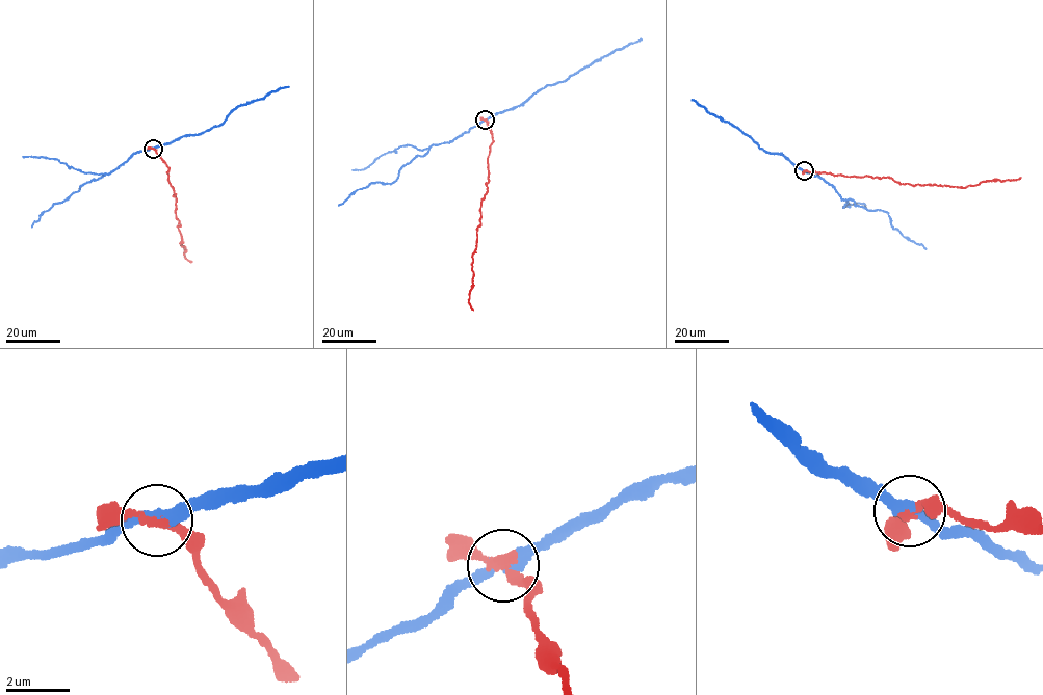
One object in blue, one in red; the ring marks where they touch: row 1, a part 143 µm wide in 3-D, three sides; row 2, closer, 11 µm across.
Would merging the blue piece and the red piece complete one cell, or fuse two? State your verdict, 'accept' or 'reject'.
reject

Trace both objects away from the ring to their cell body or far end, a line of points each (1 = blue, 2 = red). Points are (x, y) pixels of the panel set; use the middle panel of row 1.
1: (485, 119), (450, 141), (433, 145), (424, 155), (416, 156), (391, 183), (369, 183), (338, 205)
2: (485, 119), (493, 140), (472, 256), (469, 303), (473, 310)

